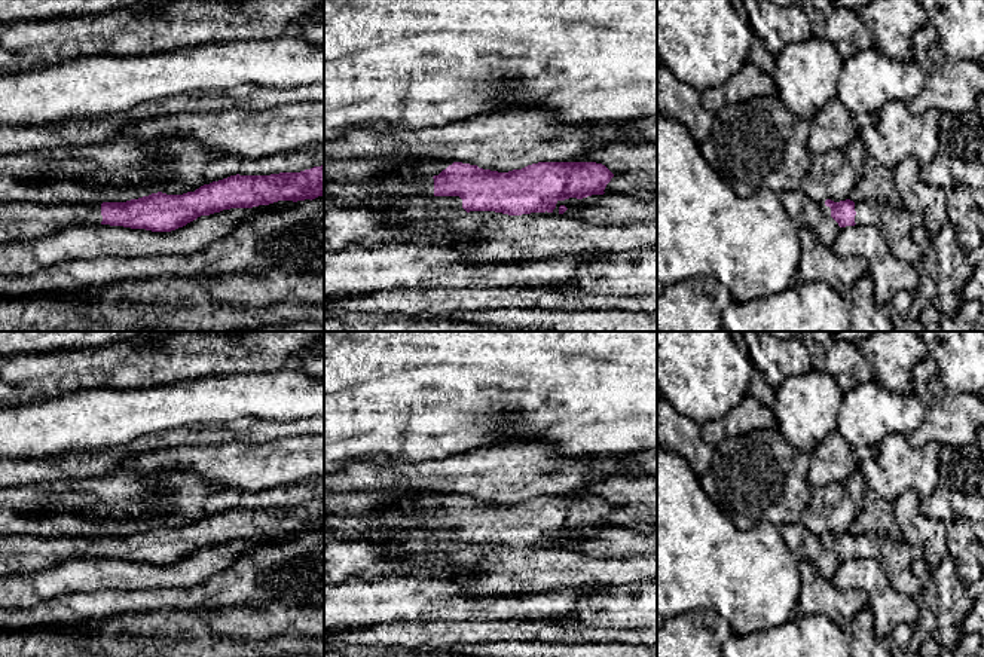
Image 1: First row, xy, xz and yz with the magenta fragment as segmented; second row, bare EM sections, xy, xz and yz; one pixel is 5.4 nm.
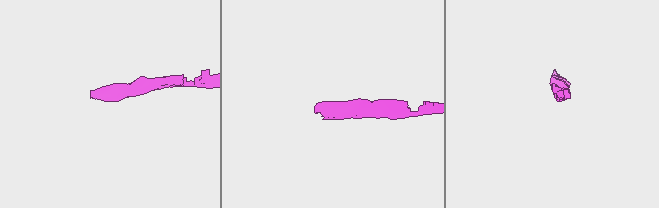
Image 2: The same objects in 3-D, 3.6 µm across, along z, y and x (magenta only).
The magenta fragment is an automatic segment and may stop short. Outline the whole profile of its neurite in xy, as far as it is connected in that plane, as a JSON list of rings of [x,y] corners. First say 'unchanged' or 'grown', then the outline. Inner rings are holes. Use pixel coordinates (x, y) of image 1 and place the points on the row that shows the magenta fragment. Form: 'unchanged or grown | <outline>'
grown | [[[324,165],[300,172],[230,175],[183,195],[152,193],[126,202],[0,204],[0,244],[43,238],[76,224],[110,224],[171,232],[201,216],[278,201],[324,196]]]

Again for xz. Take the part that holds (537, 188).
grown | [[[422,162],[400,166],[385,183],[326,181],[324,192],[342,207],[389,208],[434,224],[470,211],[495,211],[508,216],[553,213],[559,201],[603,195],[612,177],[605,165],[596,162],[538,162],[508,172],[462,162]]]

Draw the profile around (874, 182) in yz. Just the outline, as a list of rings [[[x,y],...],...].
[[[855,138],[844,150],[852,169],[855,171],[856,183],[849,195],[849,199],[856,202],[875,201],[887,202],[895,208],[902,208],[902,201],[893,183],[892,169],[874,161],[865,150],[861,138]]]

